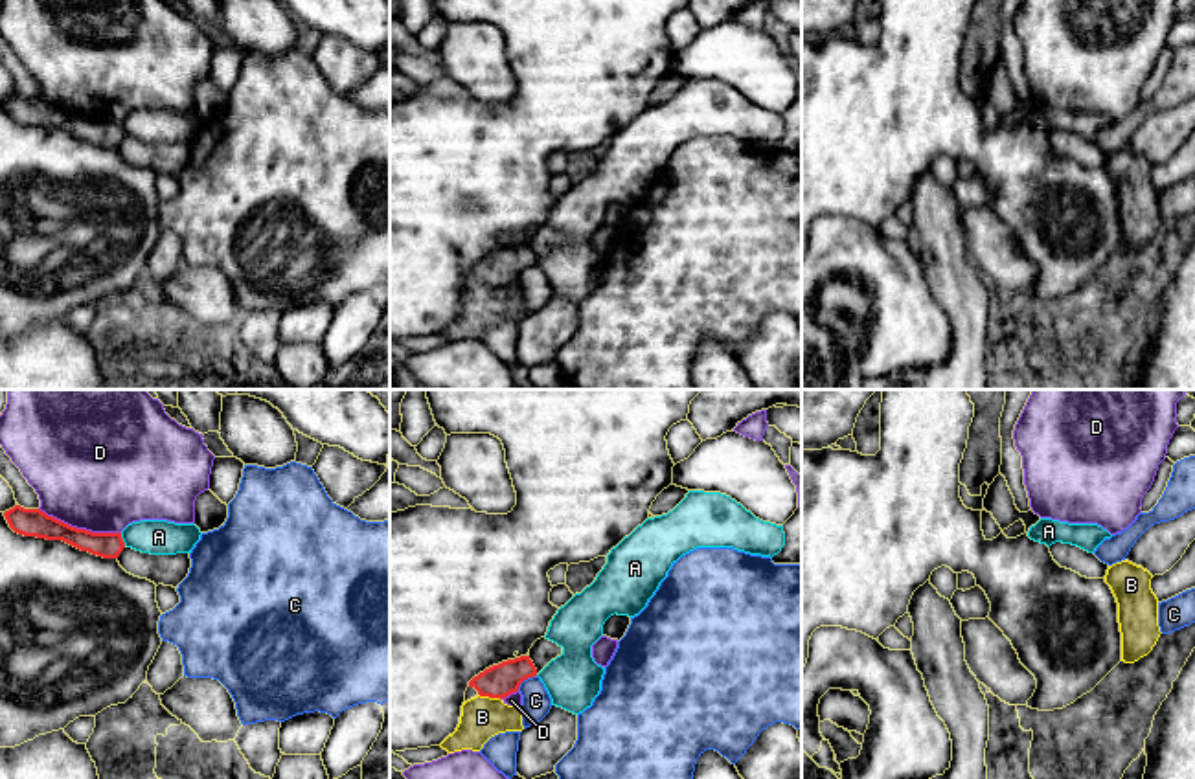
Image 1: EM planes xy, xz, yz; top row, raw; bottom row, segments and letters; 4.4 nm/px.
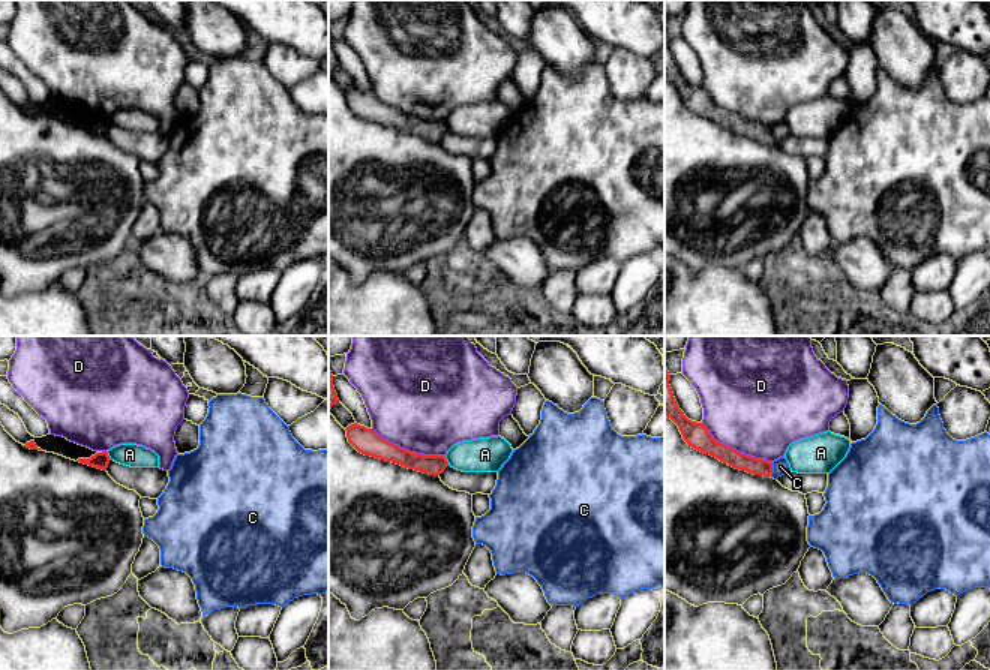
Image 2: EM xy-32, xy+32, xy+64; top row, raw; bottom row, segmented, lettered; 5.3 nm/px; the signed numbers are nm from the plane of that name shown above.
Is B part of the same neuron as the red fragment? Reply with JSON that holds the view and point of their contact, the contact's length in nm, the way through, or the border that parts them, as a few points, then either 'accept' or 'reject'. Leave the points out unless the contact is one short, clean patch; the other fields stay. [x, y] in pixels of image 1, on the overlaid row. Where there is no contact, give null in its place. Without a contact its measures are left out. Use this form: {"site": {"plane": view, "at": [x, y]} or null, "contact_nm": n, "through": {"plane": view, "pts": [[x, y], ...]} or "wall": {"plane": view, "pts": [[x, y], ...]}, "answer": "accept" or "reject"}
{"site": {"plane": "xz", "at": [489, 697]}, "contact_nm": 110, "answer": "accept"}

